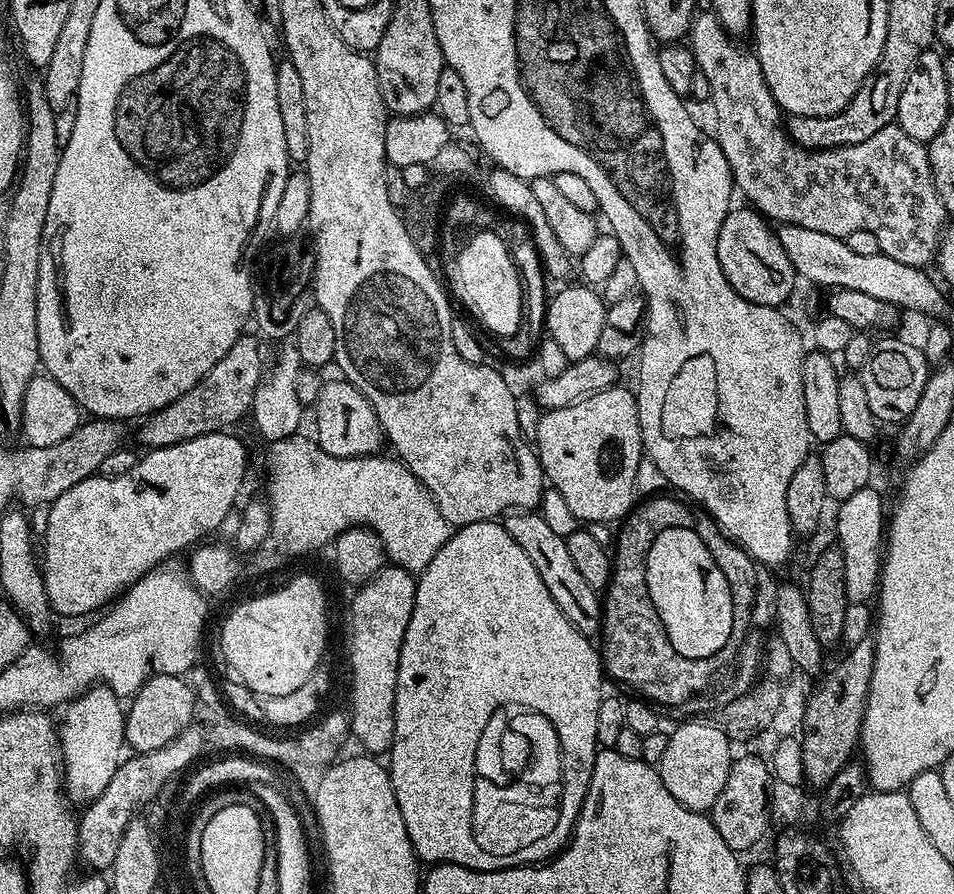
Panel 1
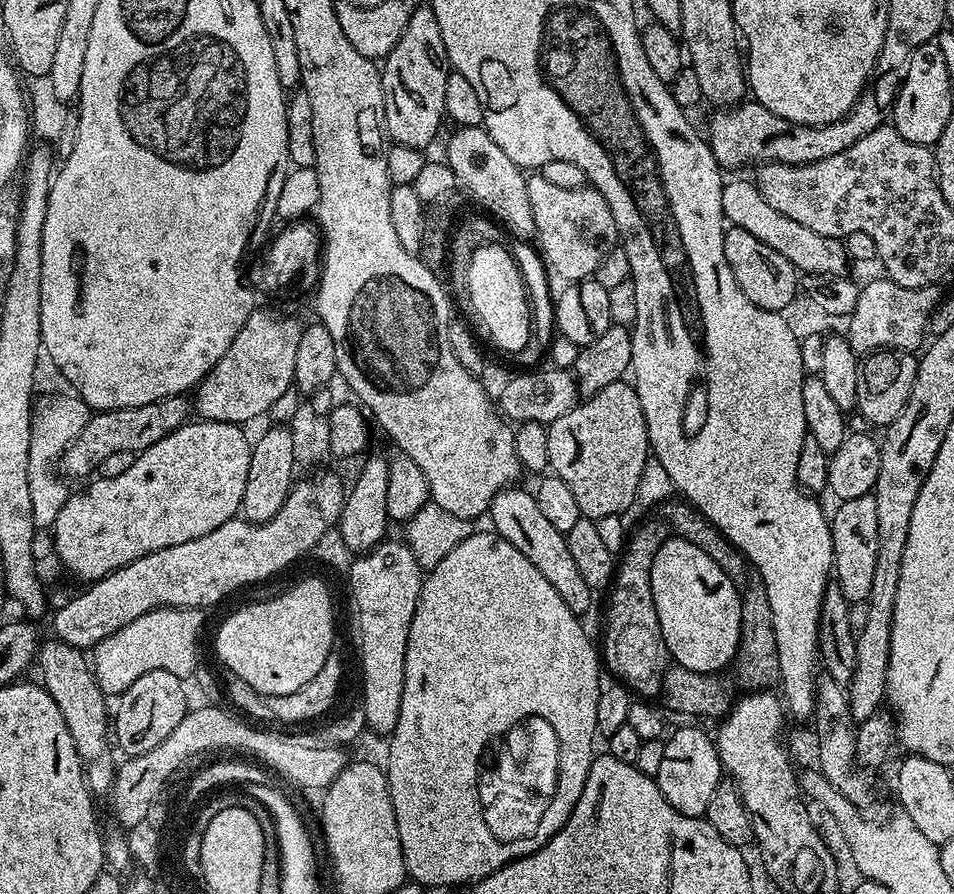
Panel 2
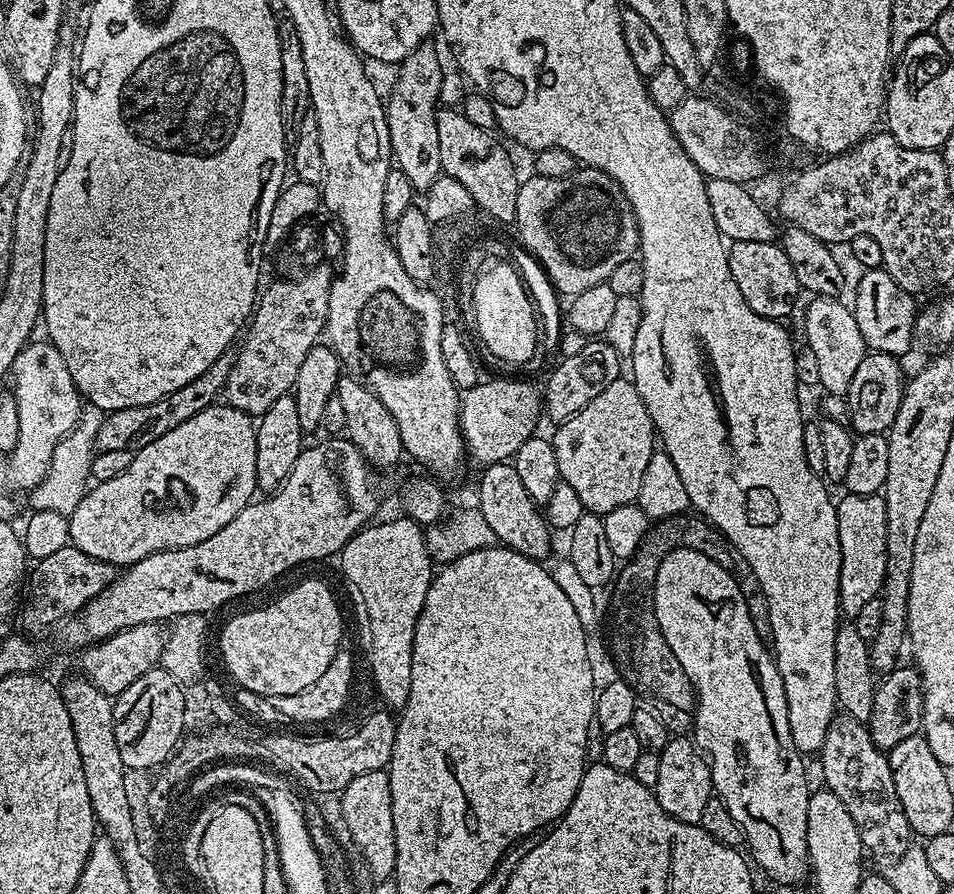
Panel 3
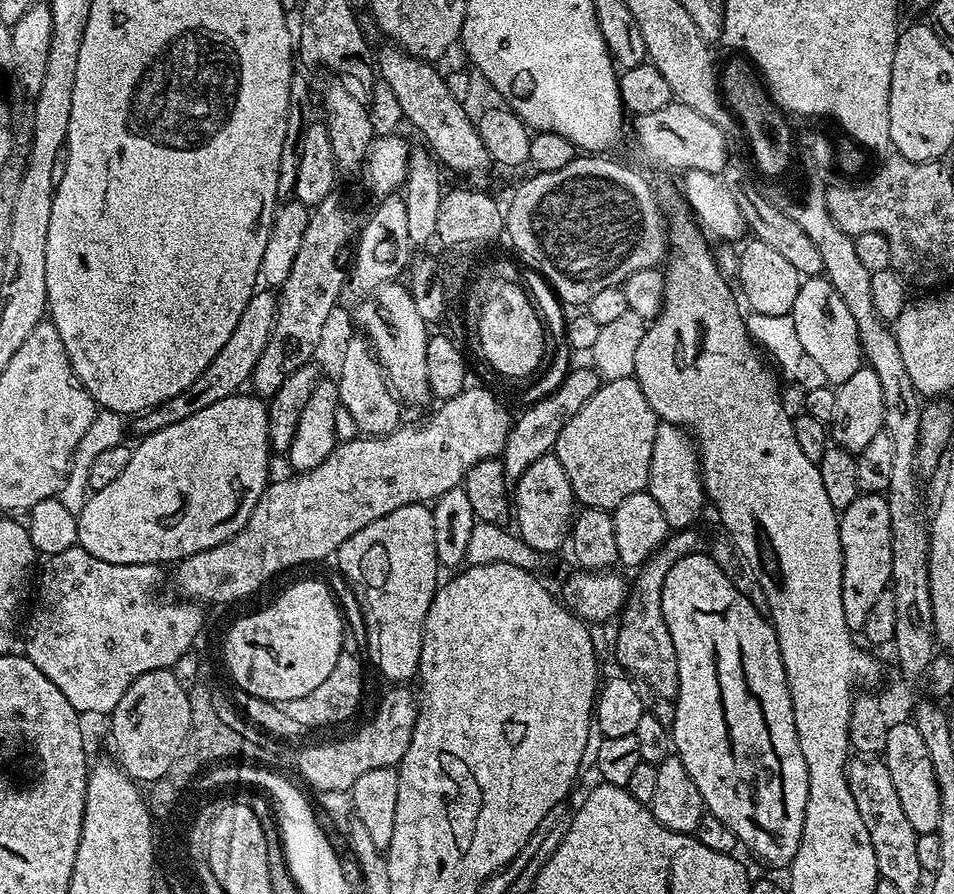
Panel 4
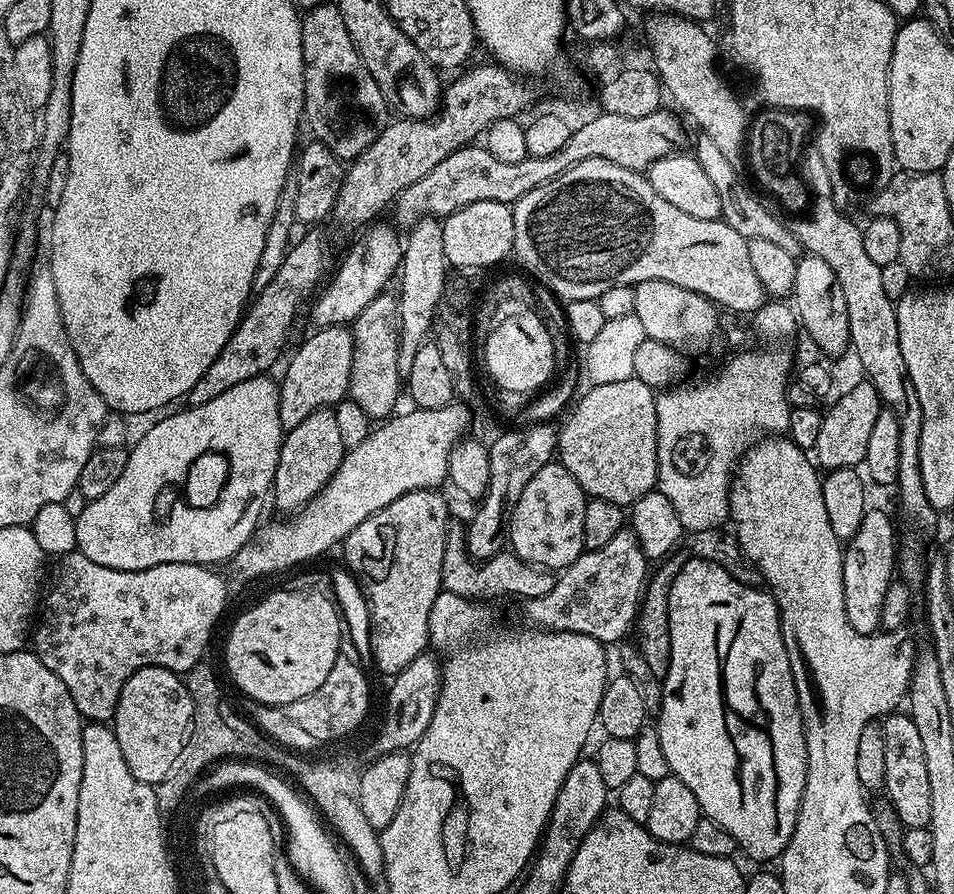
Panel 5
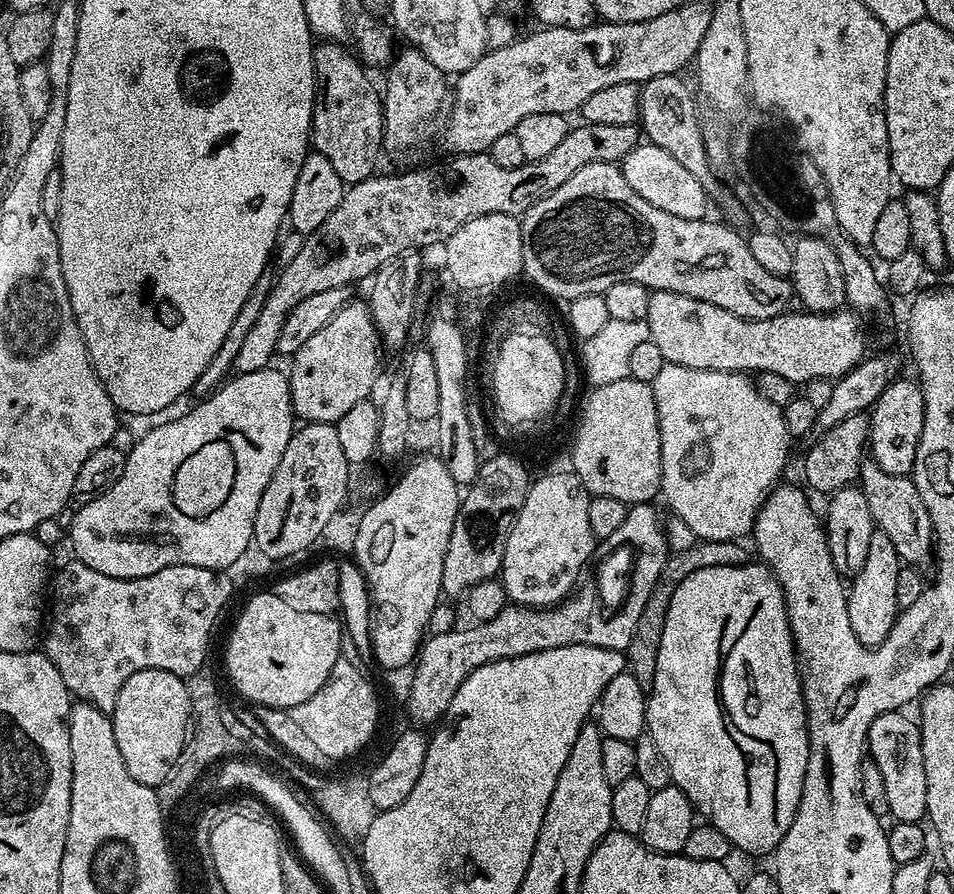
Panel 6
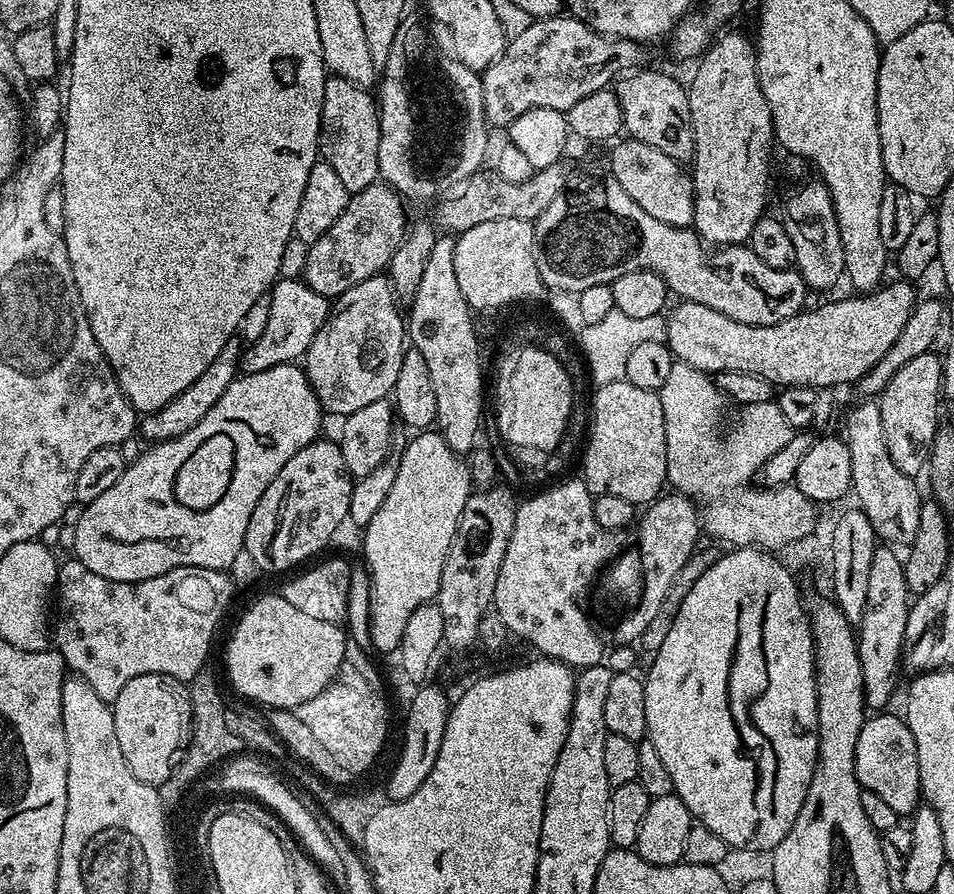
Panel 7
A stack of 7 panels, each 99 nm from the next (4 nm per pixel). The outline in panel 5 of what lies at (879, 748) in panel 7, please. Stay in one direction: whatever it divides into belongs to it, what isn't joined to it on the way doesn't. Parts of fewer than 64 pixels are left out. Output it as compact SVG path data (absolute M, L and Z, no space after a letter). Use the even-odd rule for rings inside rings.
M889 714L883 717L882 727L886 738L884 792L888 796L887 803L895 819L900 819L904 828L927 828L930 822L930 782L926 775L926 757L918 730L914 727L912 717L907 714Z

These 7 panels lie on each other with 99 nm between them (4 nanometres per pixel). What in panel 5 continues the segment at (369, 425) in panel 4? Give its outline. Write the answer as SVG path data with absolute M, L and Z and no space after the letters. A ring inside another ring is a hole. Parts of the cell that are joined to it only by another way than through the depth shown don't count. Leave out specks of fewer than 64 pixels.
M385 290L380 296L362 310L350 325L352 341L354 342L354 362L350 366L350 382L348 383L348 396L368 415L369 421L383 422L397 411L396 403L402 400L402 379L398 372L398 354L400 340L400 314L397 297Z

